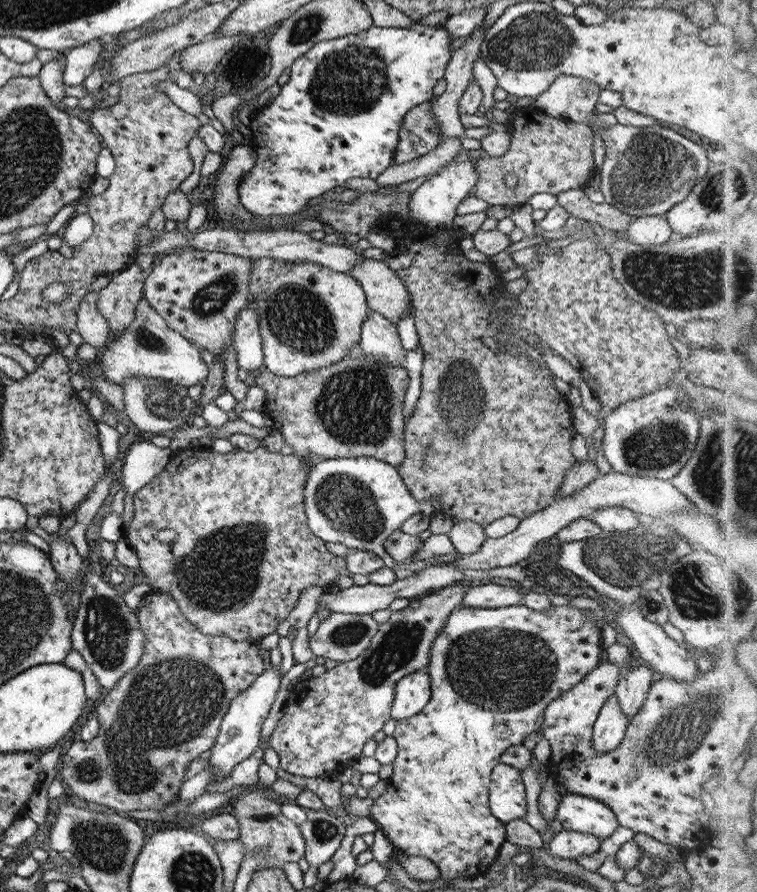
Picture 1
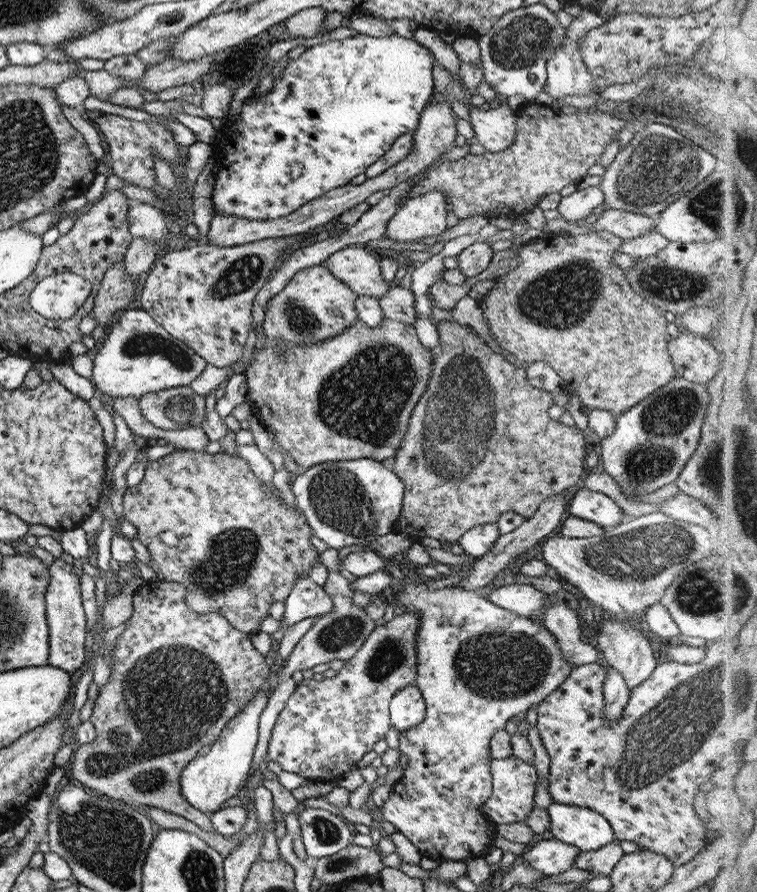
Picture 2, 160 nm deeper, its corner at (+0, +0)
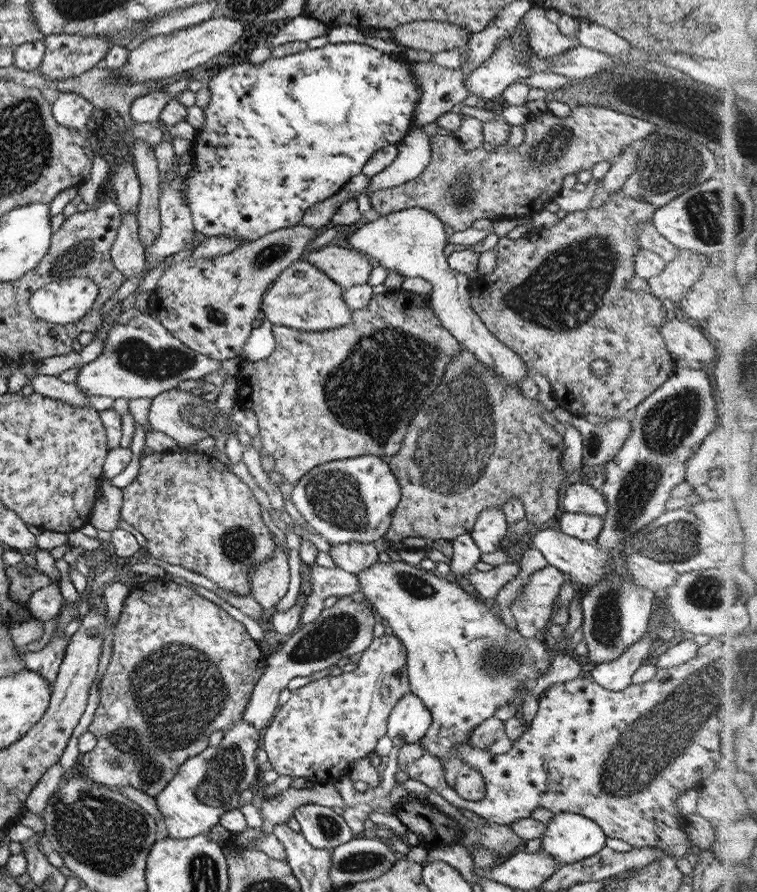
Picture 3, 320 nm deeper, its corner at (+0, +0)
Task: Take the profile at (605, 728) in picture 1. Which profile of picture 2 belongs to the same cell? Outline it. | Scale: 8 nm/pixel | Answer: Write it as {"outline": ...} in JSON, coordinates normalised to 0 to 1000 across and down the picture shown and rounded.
{"outline":[[[807,748],[801,749],[801,759],[795,769],[797,788],[795,805],[803,811],[814,808],[832,781],[832,774],[826,771],[822,758]]]}

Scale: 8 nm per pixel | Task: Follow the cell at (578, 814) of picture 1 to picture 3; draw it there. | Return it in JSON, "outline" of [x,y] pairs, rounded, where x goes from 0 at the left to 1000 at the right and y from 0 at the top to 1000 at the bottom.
{"outline":[[[736,910],[720,925],[713,952],[734,964],[736,972],[778,962],[799,950],[797,930],[771,915]]]}

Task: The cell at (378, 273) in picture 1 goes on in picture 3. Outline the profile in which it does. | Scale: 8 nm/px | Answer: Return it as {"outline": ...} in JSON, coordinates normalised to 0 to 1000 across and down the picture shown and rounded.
{"outline":[[[437,274],[407,280],[403,291],[452,324],[483,317],[493,299],[478,284]]]}

